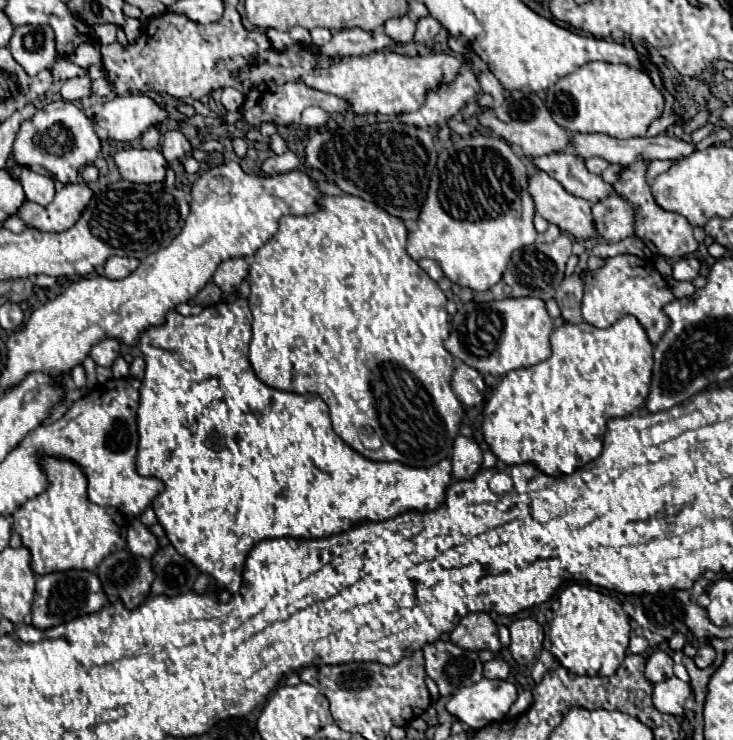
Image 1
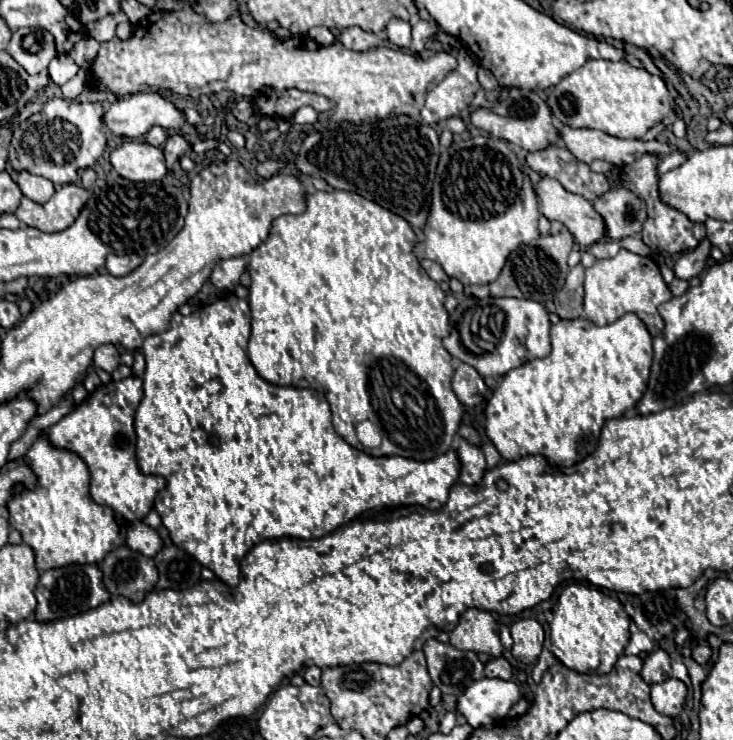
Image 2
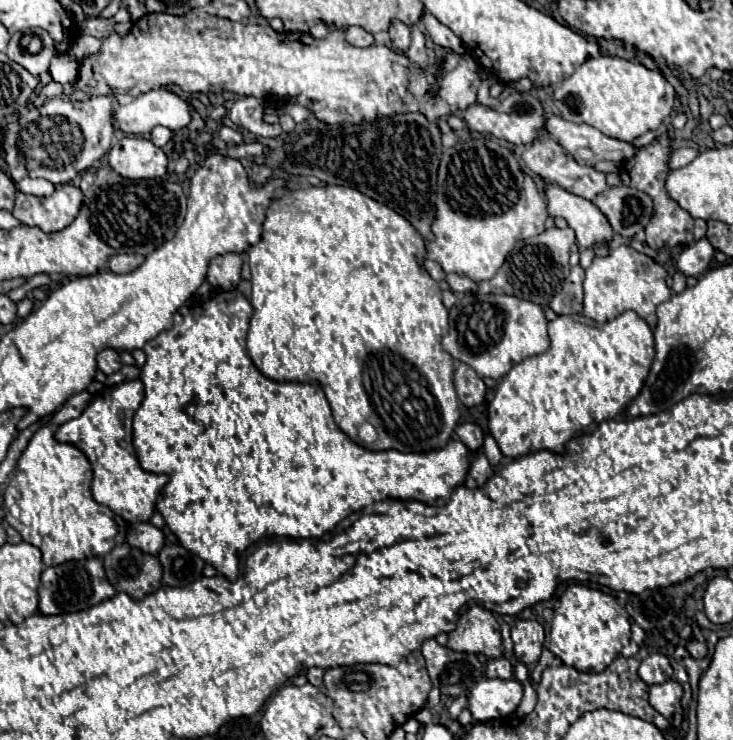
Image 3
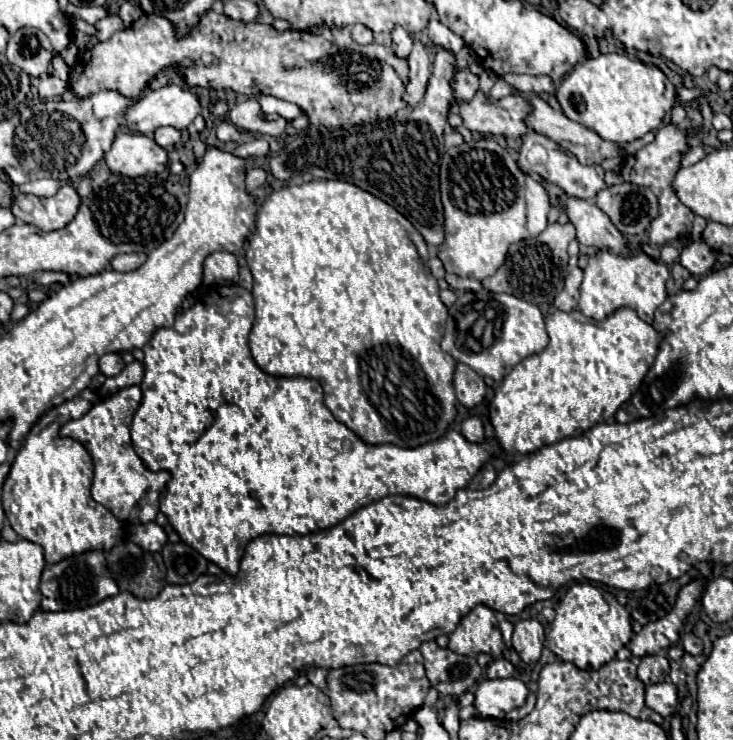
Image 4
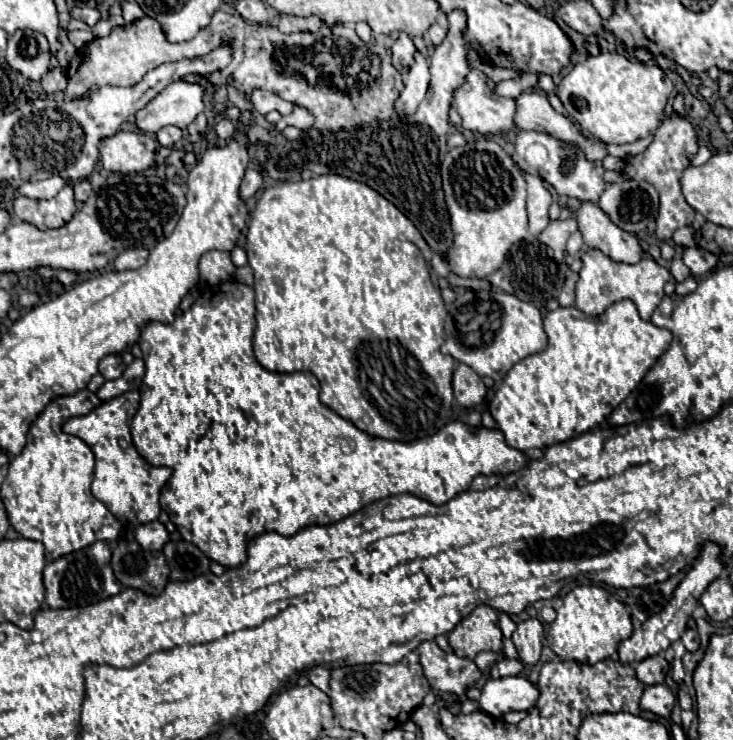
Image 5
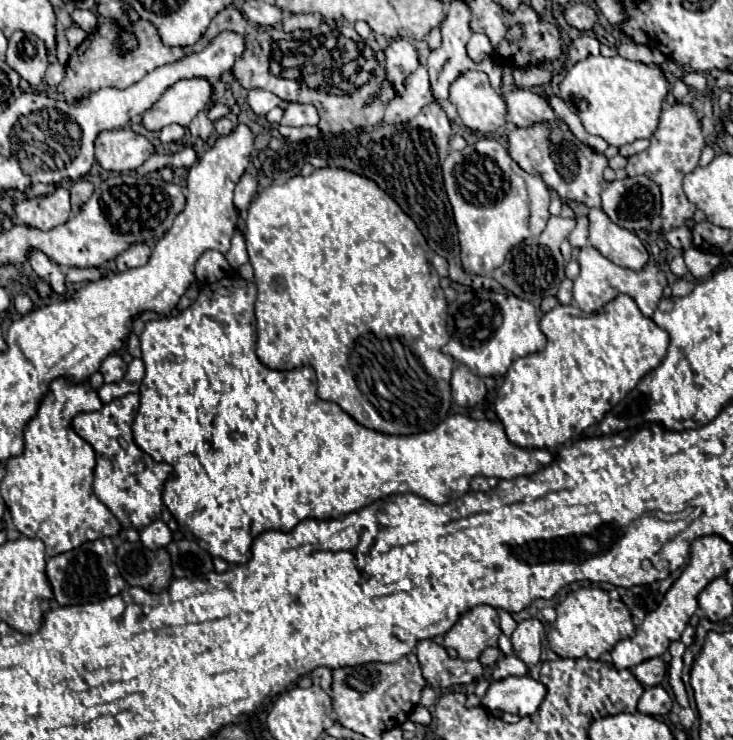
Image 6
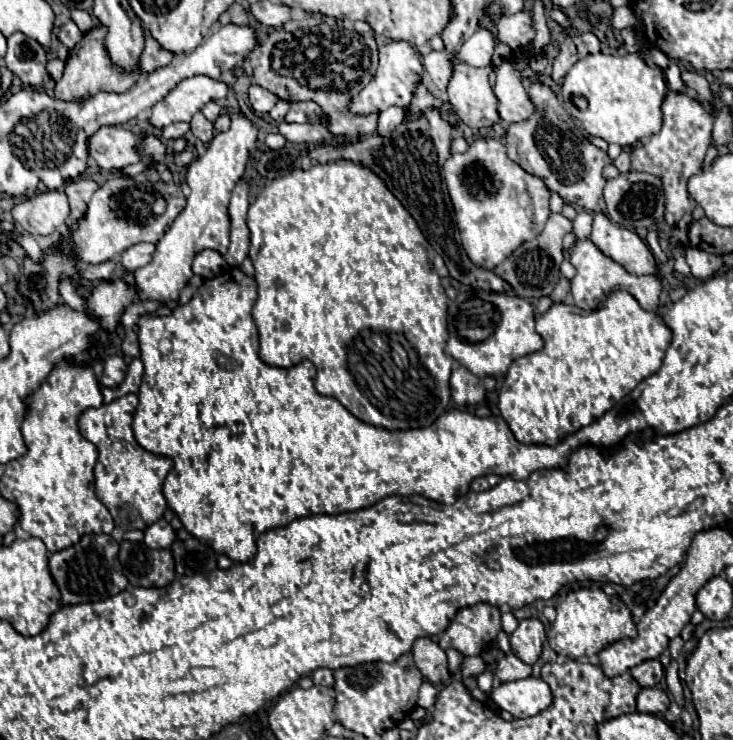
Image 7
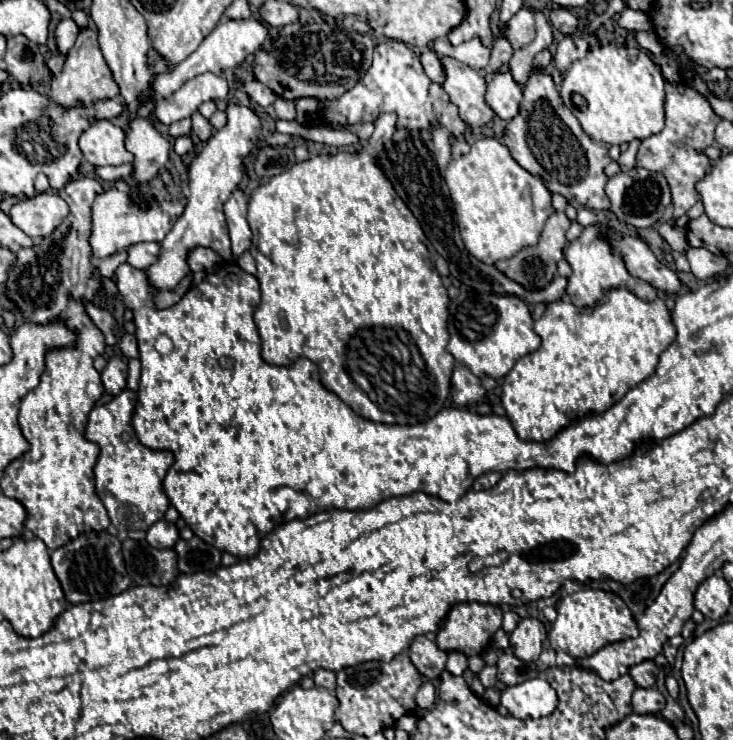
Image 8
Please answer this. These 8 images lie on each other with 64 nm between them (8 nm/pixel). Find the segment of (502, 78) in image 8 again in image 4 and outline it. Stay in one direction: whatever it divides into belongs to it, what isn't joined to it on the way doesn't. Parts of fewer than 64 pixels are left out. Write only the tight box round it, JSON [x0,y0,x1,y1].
[524,96,622,164]

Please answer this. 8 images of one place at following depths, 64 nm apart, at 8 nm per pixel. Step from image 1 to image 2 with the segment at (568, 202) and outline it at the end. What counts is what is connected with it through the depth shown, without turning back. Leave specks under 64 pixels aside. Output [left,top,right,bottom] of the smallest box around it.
[536,178,606,248]

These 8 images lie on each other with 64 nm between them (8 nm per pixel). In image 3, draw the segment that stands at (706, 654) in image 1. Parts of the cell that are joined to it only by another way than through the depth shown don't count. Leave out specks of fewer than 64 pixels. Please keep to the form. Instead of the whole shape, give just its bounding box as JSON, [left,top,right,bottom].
[686,640,706,658]

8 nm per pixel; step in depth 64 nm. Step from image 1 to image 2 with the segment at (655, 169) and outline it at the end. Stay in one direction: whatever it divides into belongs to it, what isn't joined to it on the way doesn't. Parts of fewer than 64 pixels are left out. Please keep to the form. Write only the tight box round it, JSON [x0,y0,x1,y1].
[658,150,688,174]

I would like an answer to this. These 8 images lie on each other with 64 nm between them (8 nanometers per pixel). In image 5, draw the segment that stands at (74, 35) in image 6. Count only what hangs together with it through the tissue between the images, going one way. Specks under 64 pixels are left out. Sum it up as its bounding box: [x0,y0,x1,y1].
[68,30,94,48]

